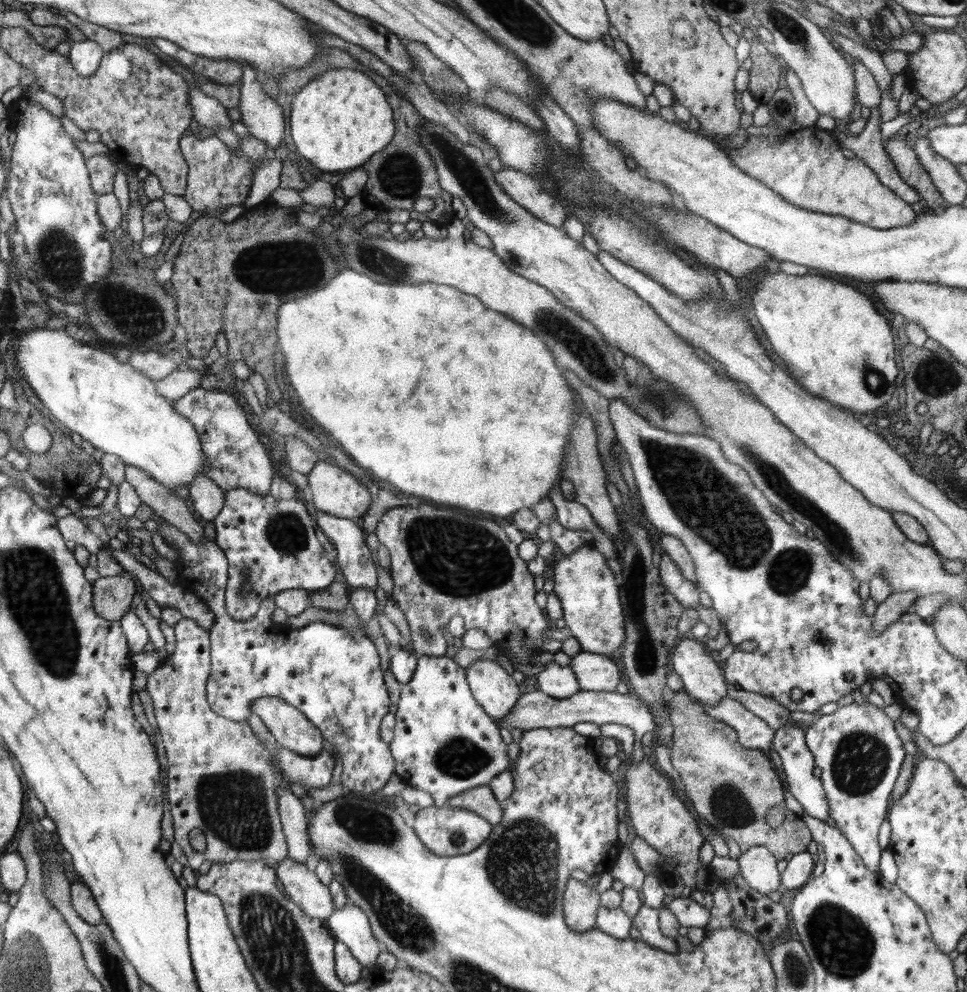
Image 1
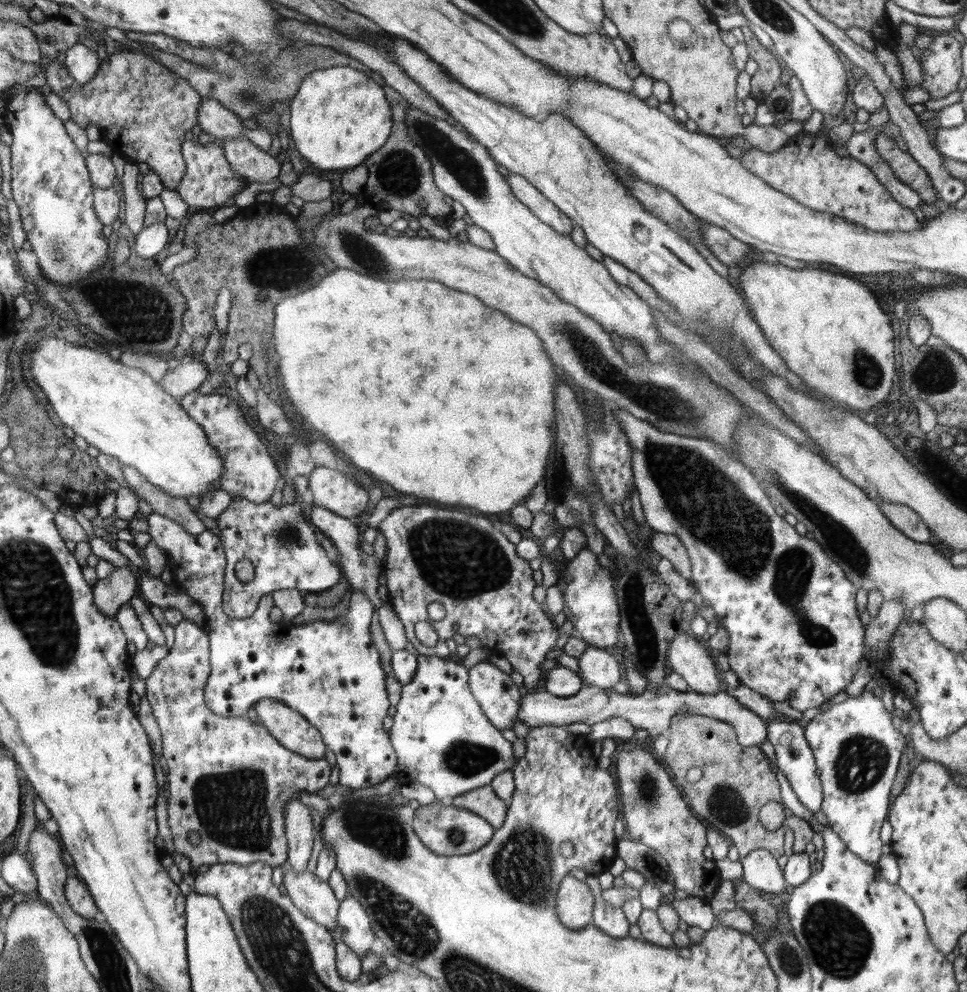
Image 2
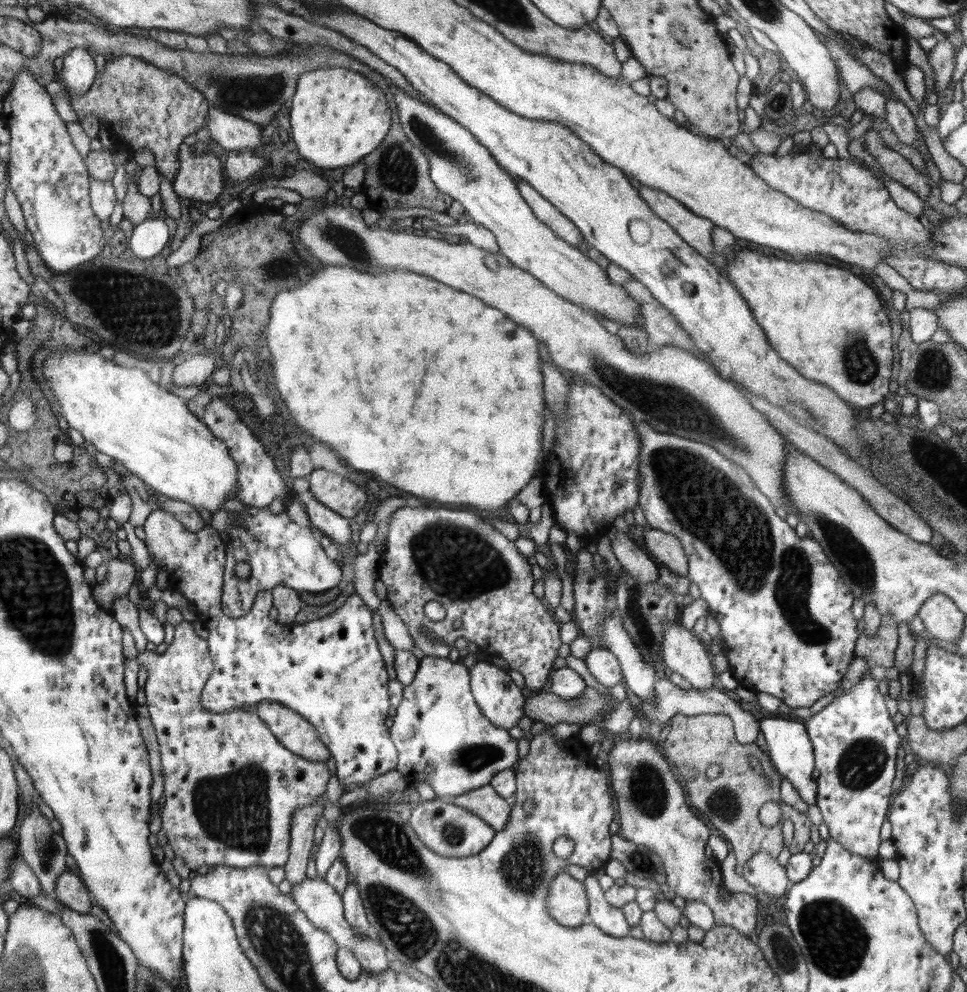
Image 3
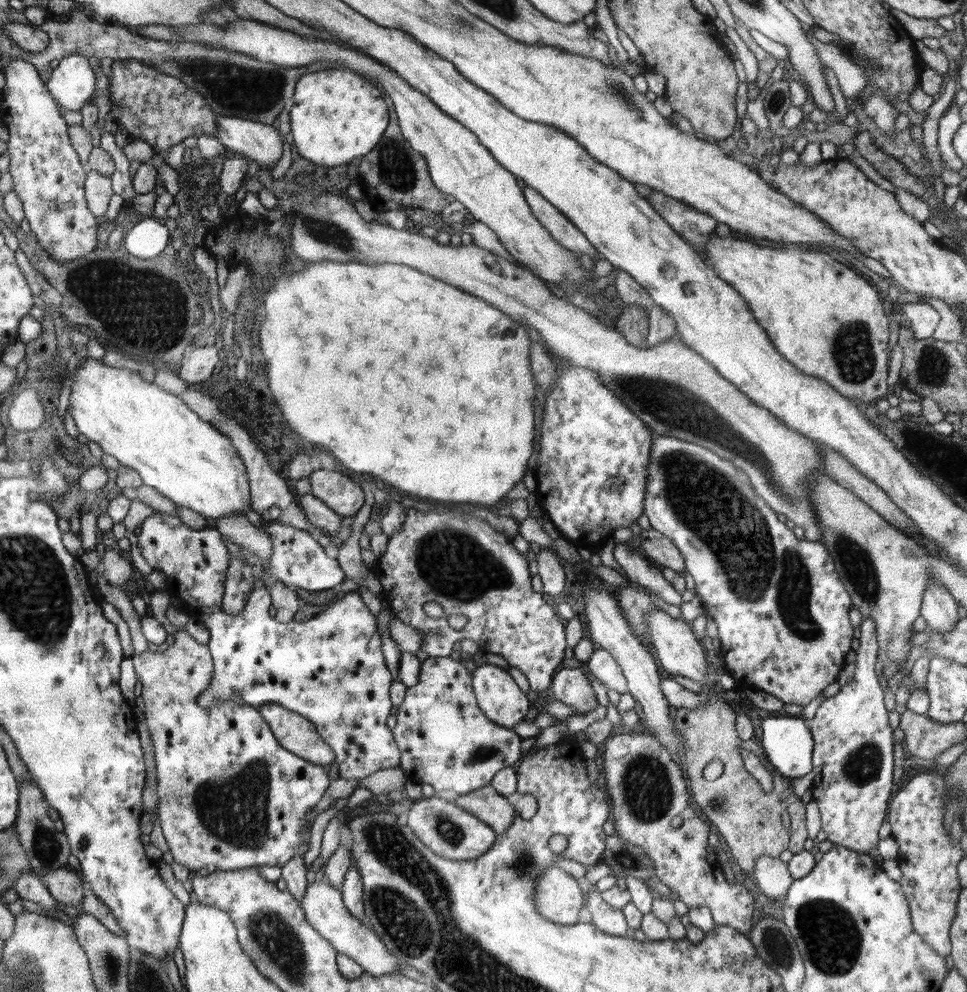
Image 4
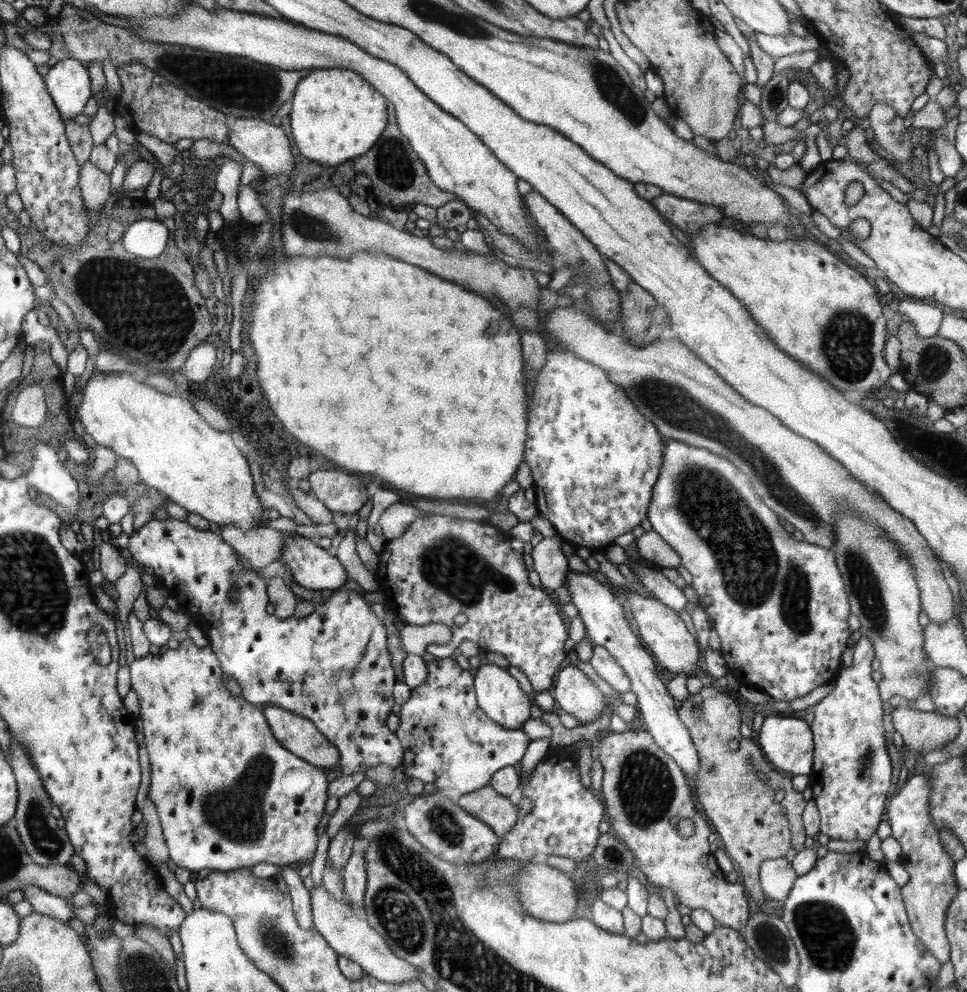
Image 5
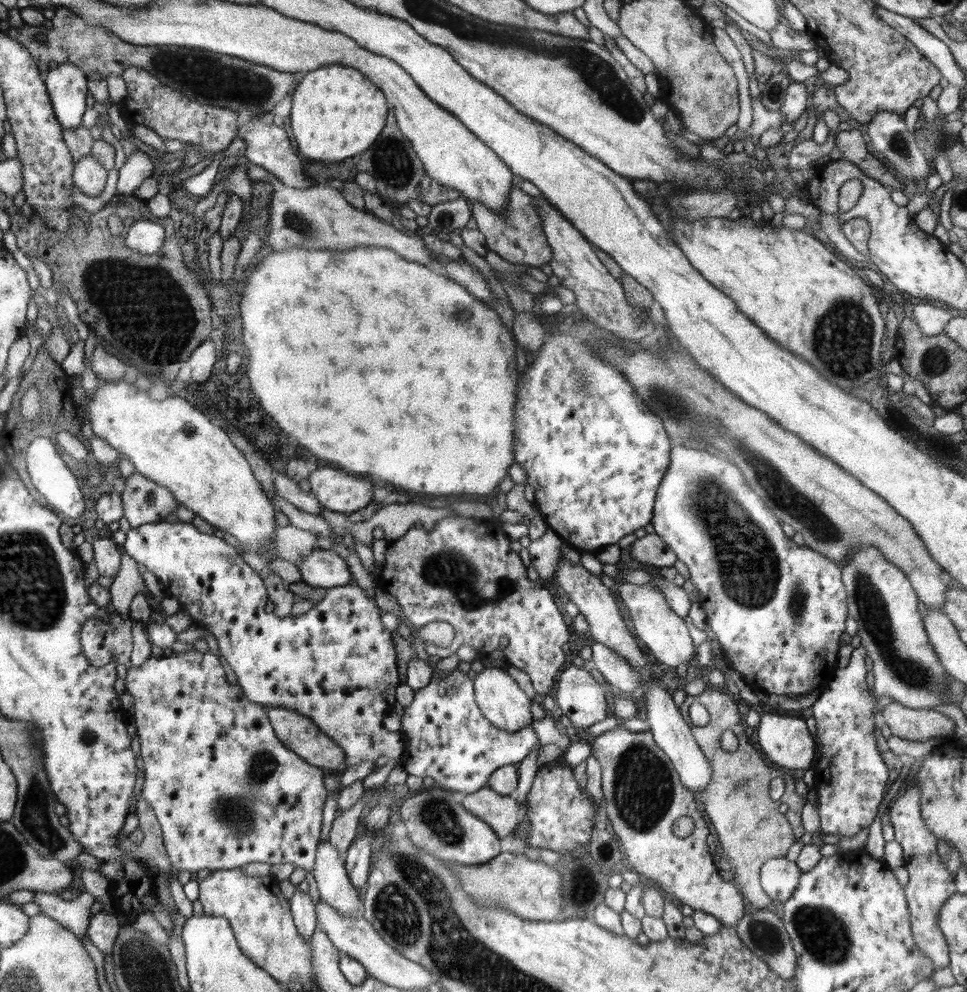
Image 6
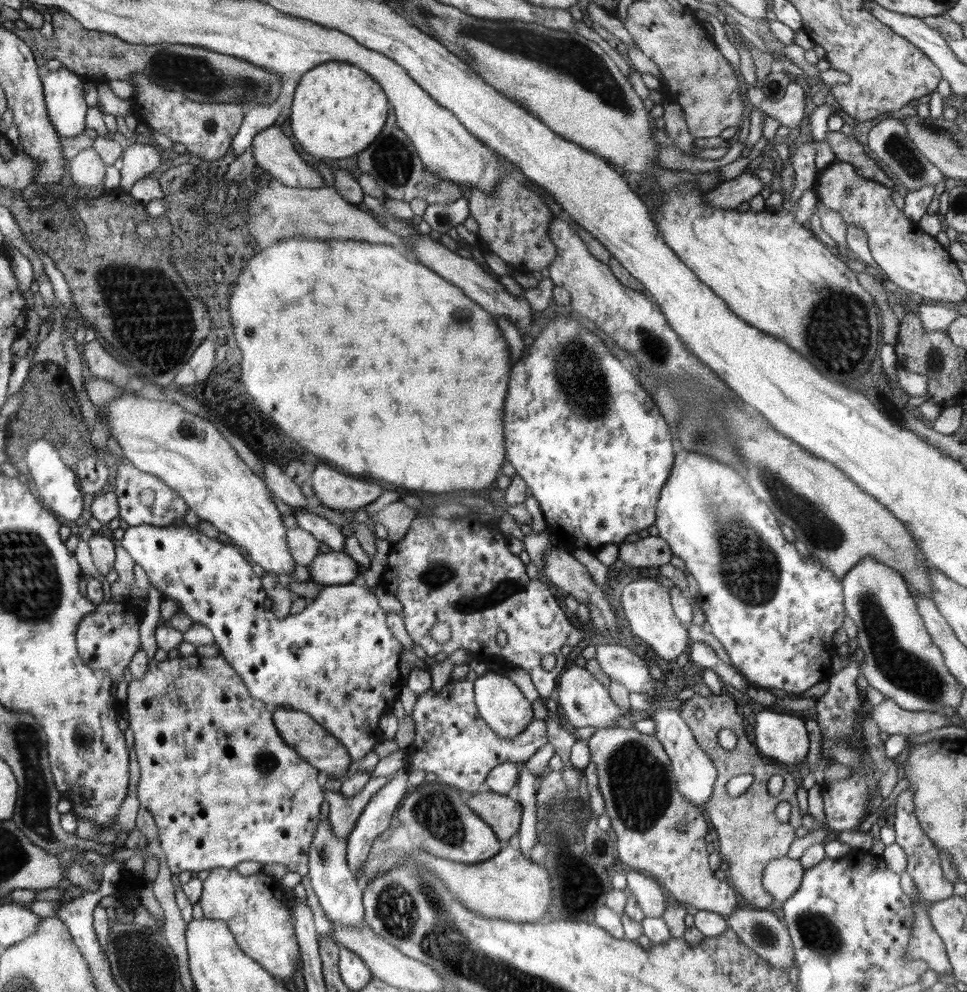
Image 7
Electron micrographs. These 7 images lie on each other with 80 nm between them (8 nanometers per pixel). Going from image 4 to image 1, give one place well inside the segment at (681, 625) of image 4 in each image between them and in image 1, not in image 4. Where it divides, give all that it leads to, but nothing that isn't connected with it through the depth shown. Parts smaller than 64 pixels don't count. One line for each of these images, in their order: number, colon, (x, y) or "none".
1: (702, 680)
2: (687, 657)
3: (683, 652)

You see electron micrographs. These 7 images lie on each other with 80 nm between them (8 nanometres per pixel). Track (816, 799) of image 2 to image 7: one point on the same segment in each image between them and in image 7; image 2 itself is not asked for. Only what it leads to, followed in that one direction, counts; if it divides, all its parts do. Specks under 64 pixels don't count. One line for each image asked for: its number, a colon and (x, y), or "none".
3: (790, 748)
4: (788, 743)
5: (787, 742)
6: (785, 740)
7: (782, 737)

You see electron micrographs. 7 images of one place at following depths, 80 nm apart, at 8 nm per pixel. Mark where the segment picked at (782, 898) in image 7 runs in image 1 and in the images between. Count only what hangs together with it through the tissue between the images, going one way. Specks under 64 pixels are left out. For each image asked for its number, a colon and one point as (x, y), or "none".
1: (758, 866)
2: (762, 872)
3: (762, 871)
4: (771, 875)
5: (777, 876)
6: (779, 877)

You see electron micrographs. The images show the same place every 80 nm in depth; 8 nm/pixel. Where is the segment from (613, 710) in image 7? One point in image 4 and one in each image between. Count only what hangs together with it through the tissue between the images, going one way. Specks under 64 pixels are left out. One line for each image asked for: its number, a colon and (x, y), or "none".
4: (569, 685)
5: (574, 693)
6: (579, 696)

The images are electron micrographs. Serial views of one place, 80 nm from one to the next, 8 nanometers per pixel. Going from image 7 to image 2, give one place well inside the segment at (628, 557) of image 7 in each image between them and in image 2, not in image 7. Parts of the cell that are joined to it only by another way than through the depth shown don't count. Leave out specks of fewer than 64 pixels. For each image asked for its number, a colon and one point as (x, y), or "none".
2: (669, 546)
3: (665, 547)
4: (658, 547)
5: (651, 546)
6: (651, 550)

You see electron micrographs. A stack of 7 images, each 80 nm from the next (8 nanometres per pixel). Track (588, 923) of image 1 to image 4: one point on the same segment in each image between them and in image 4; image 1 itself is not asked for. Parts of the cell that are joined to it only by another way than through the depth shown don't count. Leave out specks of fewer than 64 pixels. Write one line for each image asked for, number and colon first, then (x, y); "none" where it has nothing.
2: (574, 903)
3: (566, 901)
4: (557, 895)

